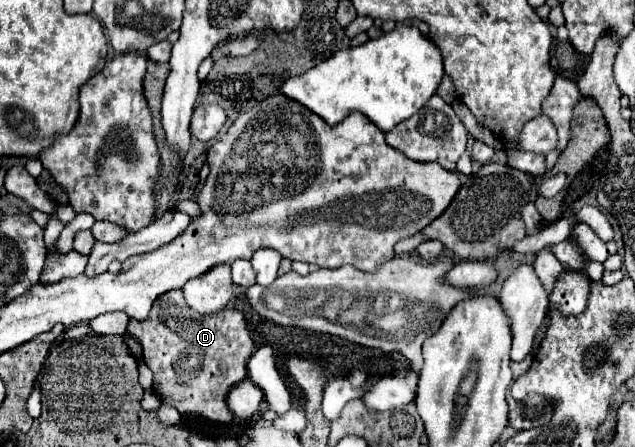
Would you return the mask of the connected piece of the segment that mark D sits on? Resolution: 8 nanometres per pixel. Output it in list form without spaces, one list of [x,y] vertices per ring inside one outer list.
[[[171,290],[155,300],[145,322],[129,320],[127,332],[139,340],[143,348],[143,360],[153,372],[153,390],[163,402],[173,404],[179,414],[199,414],[213,422],[231,422],[233,412],[227,406],[229,388],[247,378],[247,360],[255,352],[255,344],[239,310],[225,308],[219,314],[199,316],[185,304],[181,290]]]

